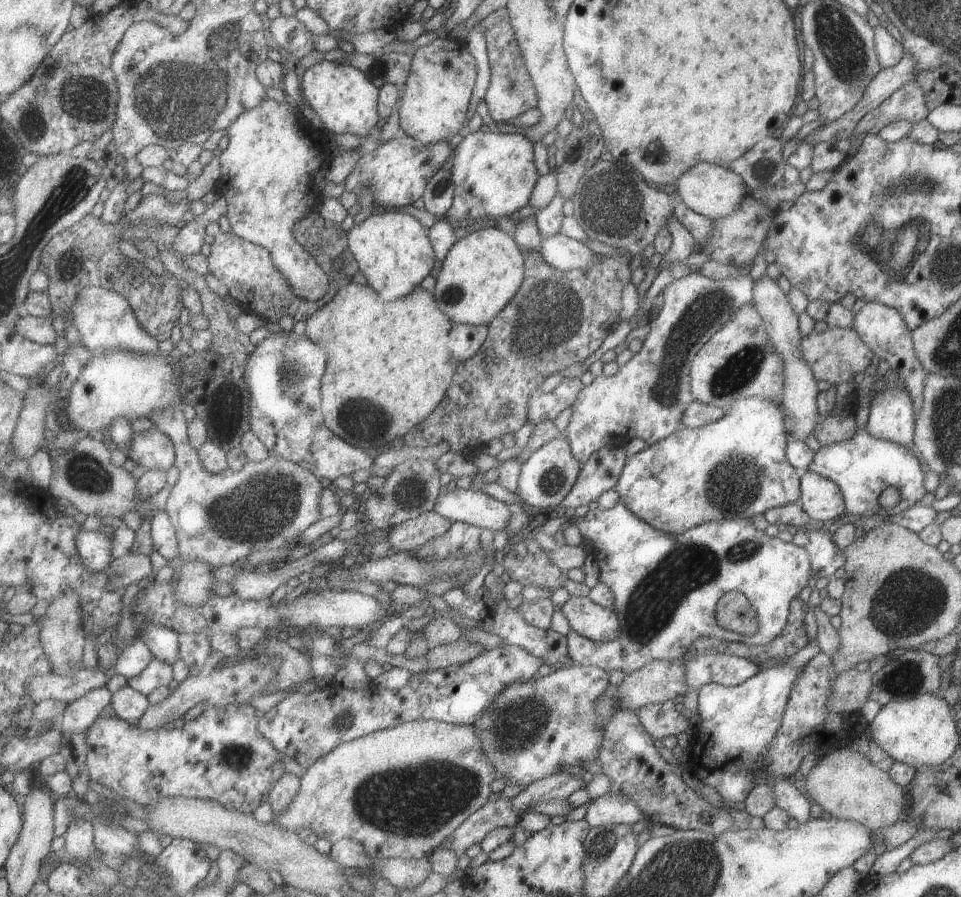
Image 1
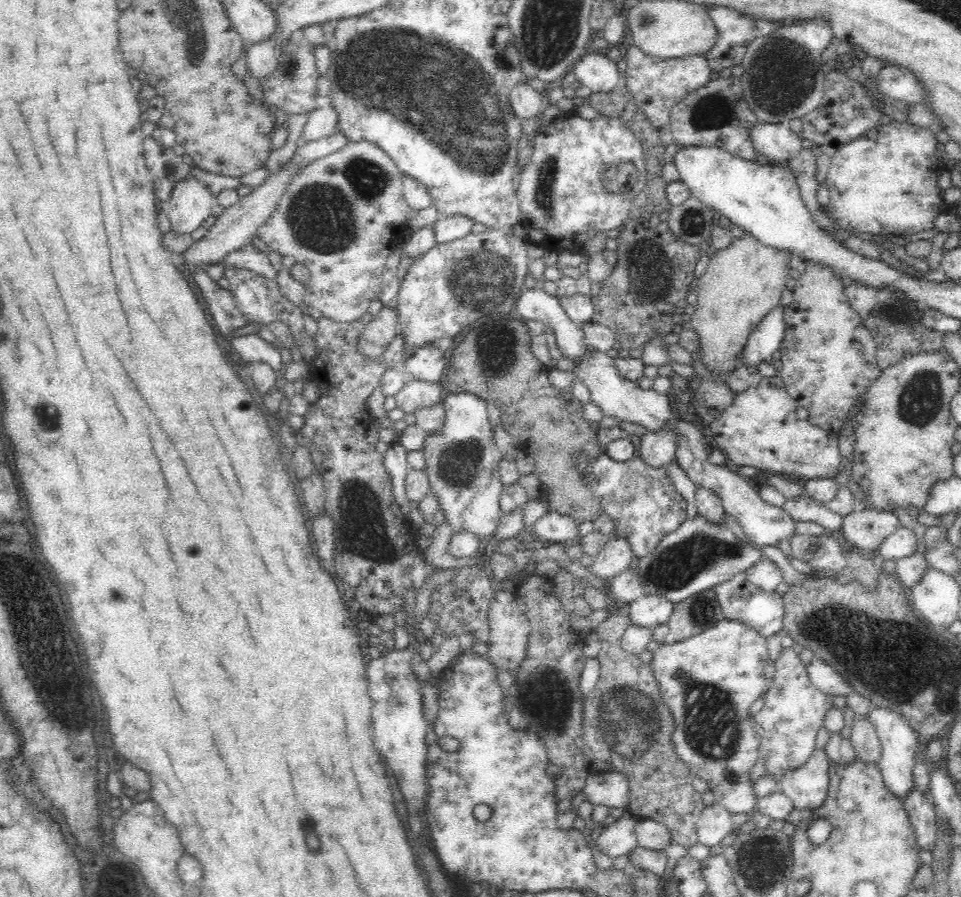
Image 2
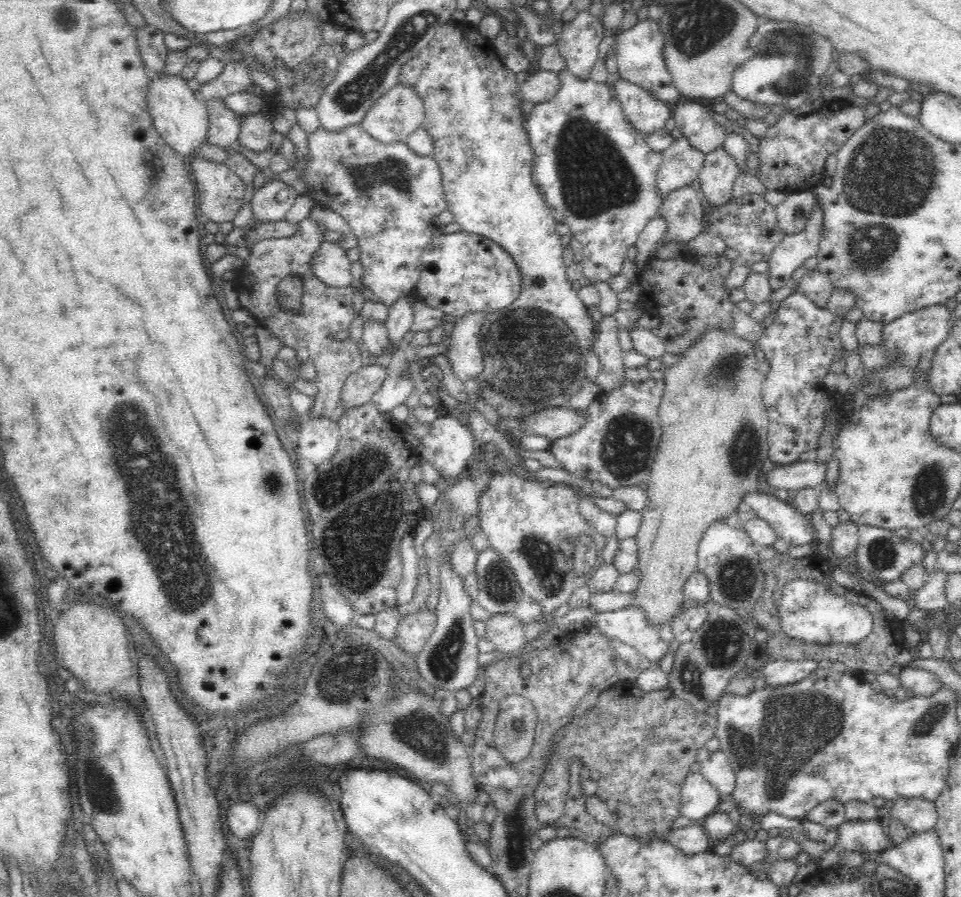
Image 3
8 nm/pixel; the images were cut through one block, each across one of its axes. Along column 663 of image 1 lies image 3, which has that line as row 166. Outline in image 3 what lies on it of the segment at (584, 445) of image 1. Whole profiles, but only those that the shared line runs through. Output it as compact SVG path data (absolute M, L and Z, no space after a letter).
M320 124L307 133L306 148L307 157L303 161L299 158L289 161L287 169L297 168L297 179L306 187L304 194L314 198L319 207L329 208L344 218L360 251L361 283L372 291L377 302L390 307L400 296L414 291L421 273L423 250L434 237L434 228L439 226L438 216L448 209L436 160L414 154L404 142L382 144L366 134L361 124L340 130L328 130Z

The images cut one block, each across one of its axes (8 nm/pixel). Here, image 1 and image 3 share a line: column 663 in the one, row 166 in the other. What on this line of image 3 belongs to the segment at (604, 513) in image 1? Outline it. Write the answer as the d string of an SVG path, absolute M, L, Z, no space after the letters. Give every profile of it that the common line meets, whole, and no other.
M568 69L556 73L558 92L550 101L536 105L524 122L534 153L532 178L552 218L558 224L566 224L569 234L581 242L583 259L580 270L593 285L621 273L628 248L638 240L648 221L660 216L662 198L657 193L655 182L662 158L645 143L644 134L630 125L608 83L576 78Z

